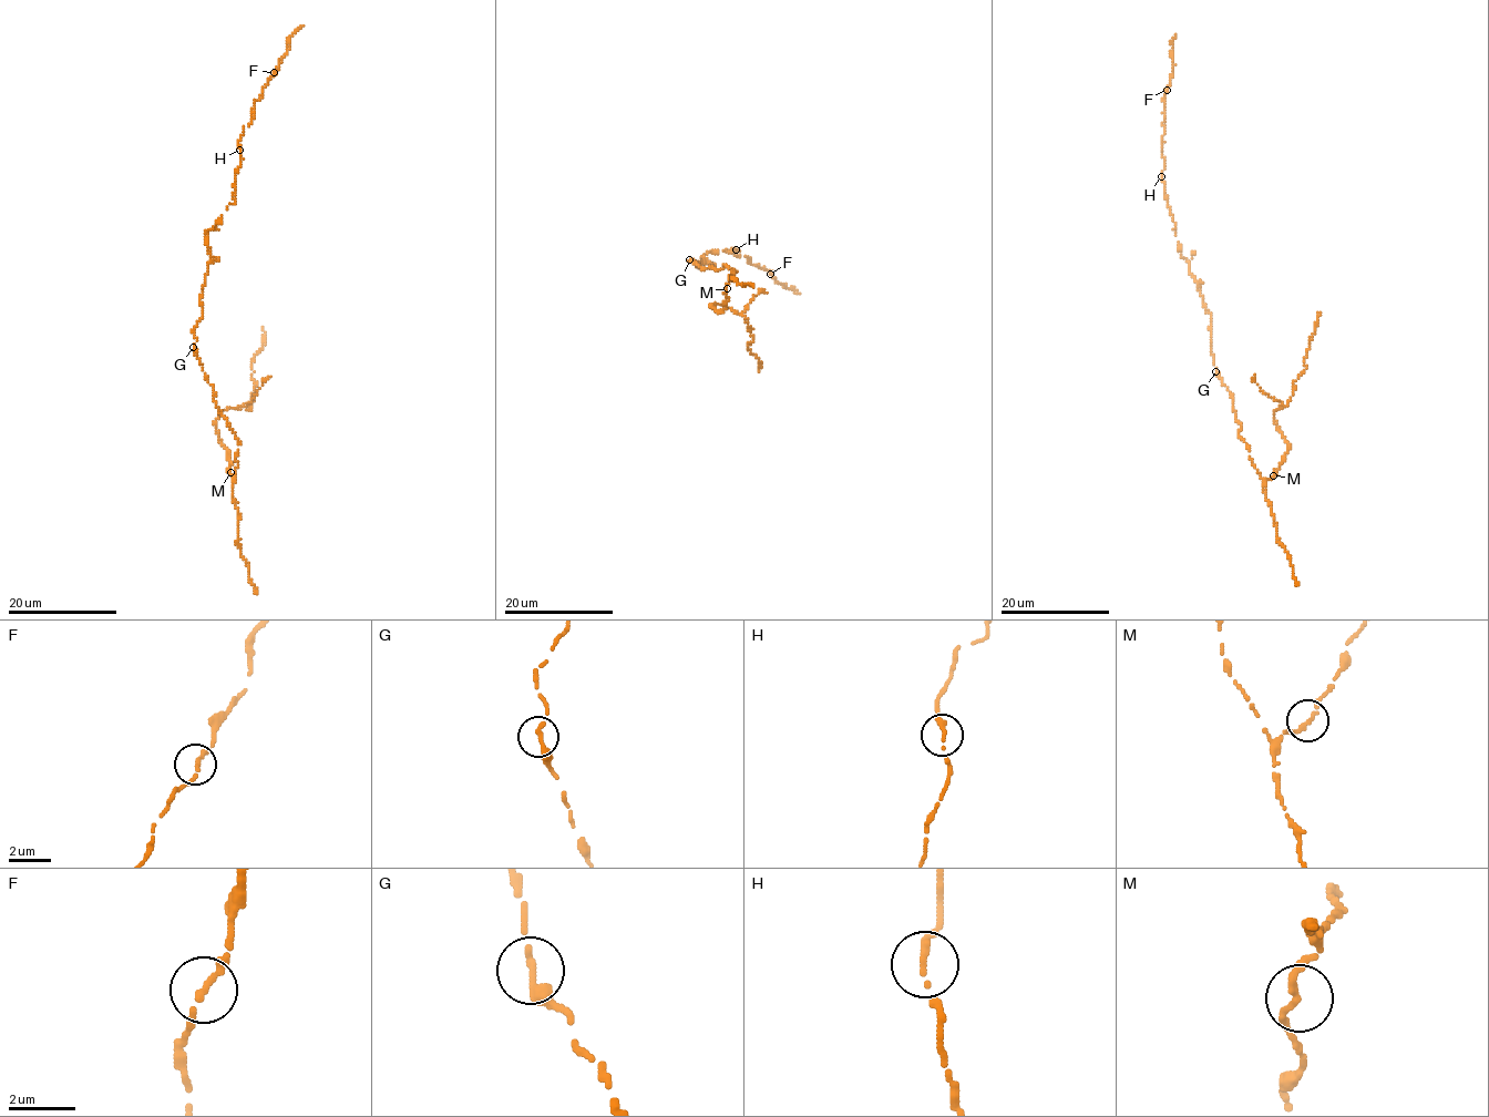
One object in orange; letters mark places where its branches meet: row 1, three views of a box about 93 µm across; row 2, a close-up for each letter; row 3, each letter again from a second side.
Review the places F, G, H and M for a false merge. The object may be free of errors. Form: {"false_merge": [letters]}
{"false_merge": []}

